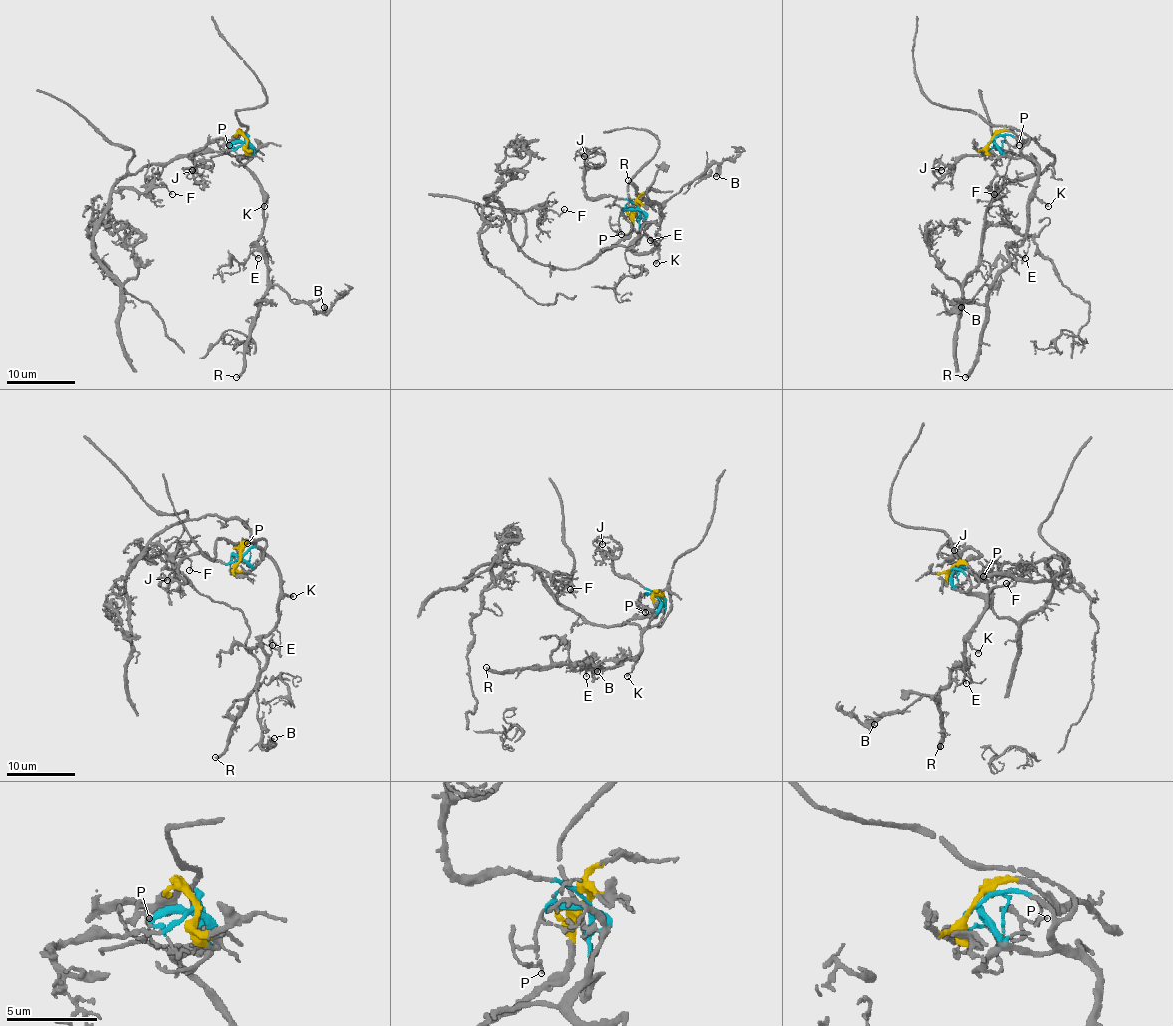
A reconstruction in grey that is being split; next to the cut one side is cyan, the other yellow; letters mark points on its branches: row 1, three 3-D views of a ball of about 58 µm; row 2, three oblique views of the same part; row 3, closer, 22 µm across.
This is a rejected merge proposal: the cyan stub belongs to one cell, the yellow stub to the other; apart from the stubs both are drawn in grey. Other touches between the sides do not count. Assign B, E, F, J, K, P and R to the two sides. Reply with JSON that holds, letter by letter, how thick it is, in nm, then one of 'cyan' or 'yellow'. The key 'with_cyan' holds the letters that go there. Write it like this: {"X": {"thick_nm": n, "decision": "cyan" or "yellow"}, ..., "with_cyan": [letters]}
{"B": {"thick_nm": 240, "decision": "cyan"}, "E": {"thick_nm": 180, "decision": "cyan"}, "F": {"thick_nm": 150, "decision": "yellow"}, "J": {"thick_nm": 180, "decision": "cyan"}, "K": {"thick_nm": 180, "decision": "cyan"}, "P": {"thick_nm": 140, "decision": "cyan"}, "R": {"thick_nm": 320, "decision": "cyan"}, "with_cyan": ["B", "E", "J", "K", "P", "R"]}

